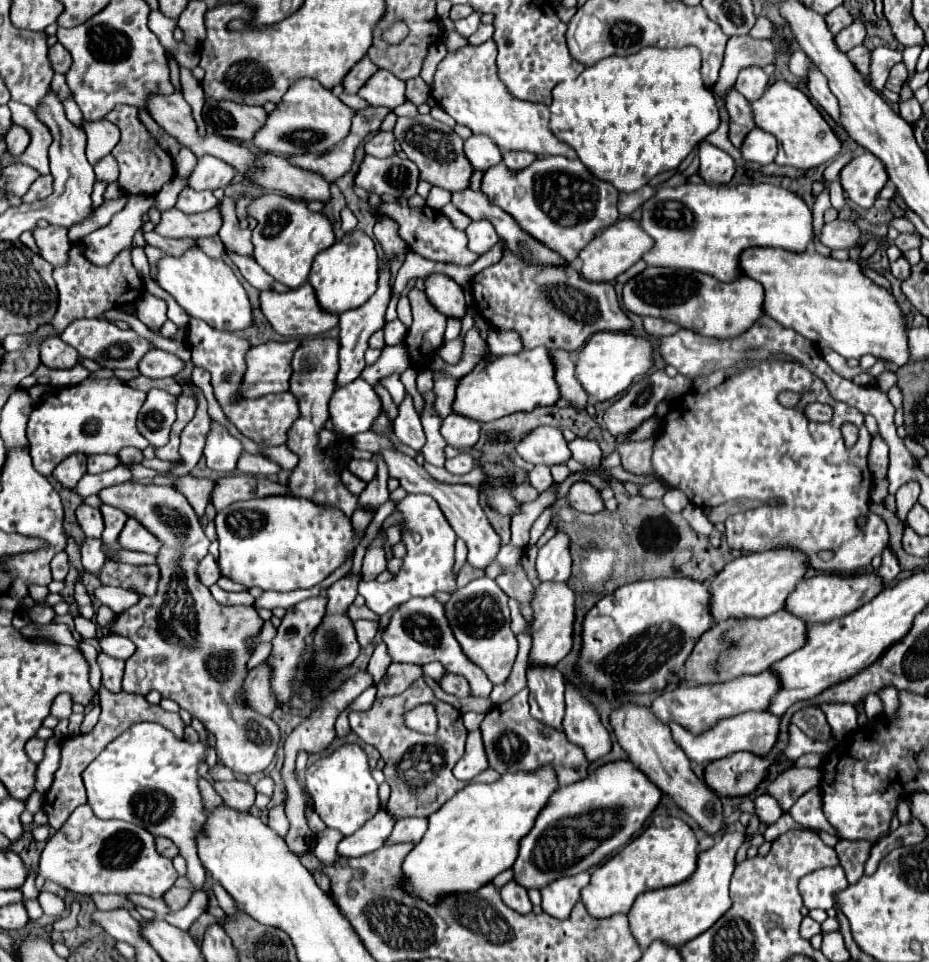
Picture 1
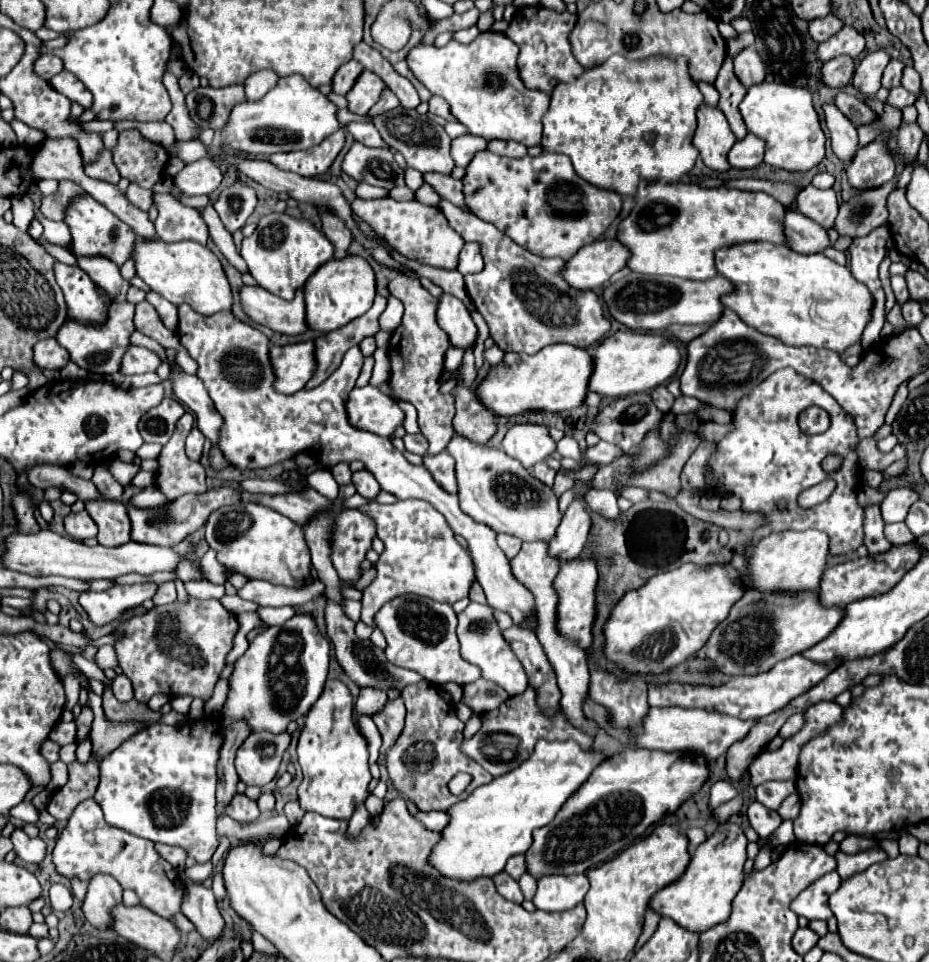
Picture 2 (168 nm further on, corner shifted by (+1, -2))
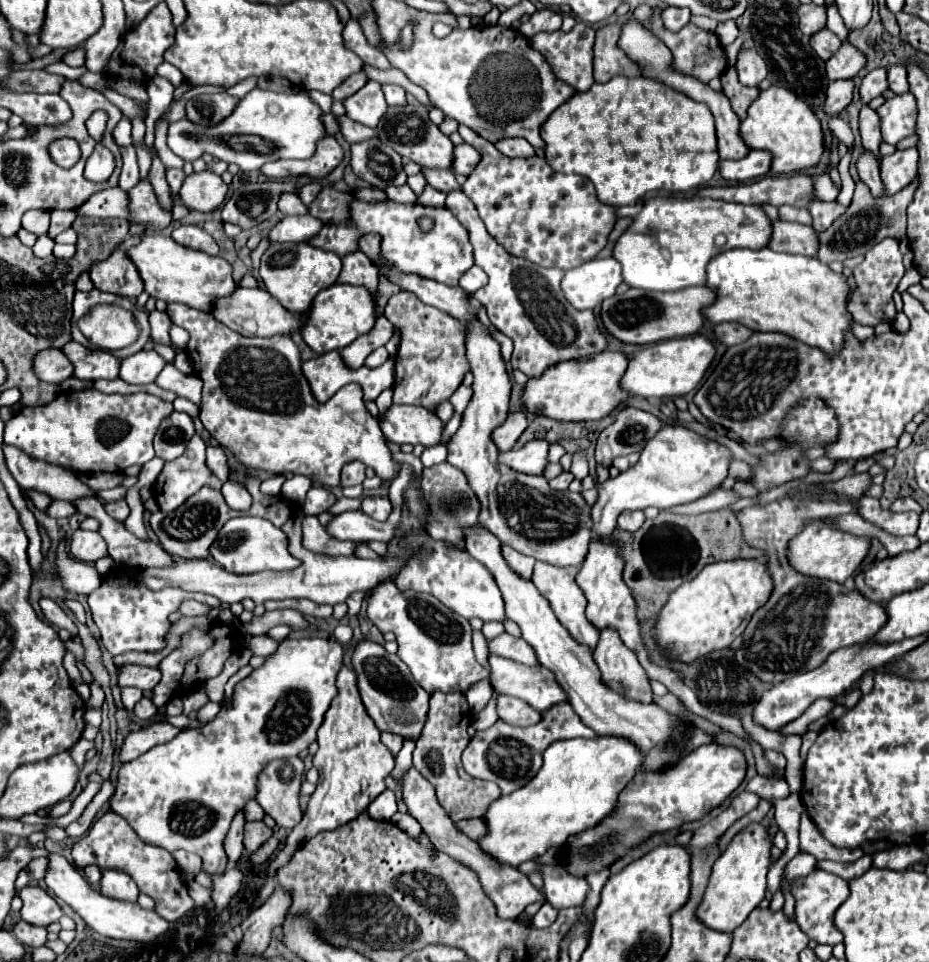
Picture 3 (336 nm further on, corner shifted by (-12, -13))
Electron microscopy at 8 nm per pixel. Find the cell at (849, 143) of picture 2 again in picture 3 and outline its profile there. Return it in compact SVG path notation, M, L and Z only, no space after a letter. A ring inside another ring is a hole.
M868 151L860 155L858 163L858 173L860 173L860 179L870 187L870 193L874 197L884 197L886 191L884 191L884 185L882 185L882 179L880 179L880 169L878 169L878 161L874 155L870 155Z

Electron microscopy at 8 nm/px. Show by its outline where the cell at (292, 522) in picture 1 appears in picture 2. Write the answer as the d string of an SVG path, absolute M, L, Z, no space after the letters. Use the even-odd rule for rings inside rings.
M231 504L215 510L207 520L207 542L217 550L217 560L247 580L267 580L275 586L301 588L301 578L311 574L311 554L303 526L277 510L261 504Z

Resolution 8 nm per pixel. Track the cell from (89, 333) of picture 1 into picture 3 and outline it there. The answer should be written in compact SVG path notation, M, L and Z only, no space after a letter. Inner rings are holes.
M70 341L62 347L62 353L74 365L74 377L96 381L96 379L116 379L120 361L106 351L88 349L76 341Z

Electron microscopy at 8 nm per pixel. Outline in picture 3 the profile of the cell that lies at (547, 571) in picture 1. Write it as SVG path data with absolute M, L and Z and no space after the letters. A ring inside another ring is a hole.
M682 425L662 427L656 437L646 443L636 465L598 487L600 497L598 503L592 507L592 533L598 537L610 537L616 527L618 515L624 511L646 507L670 509L710 495L728 477L728 467L732 459L734 457L730 449L716 439L700 435Z

